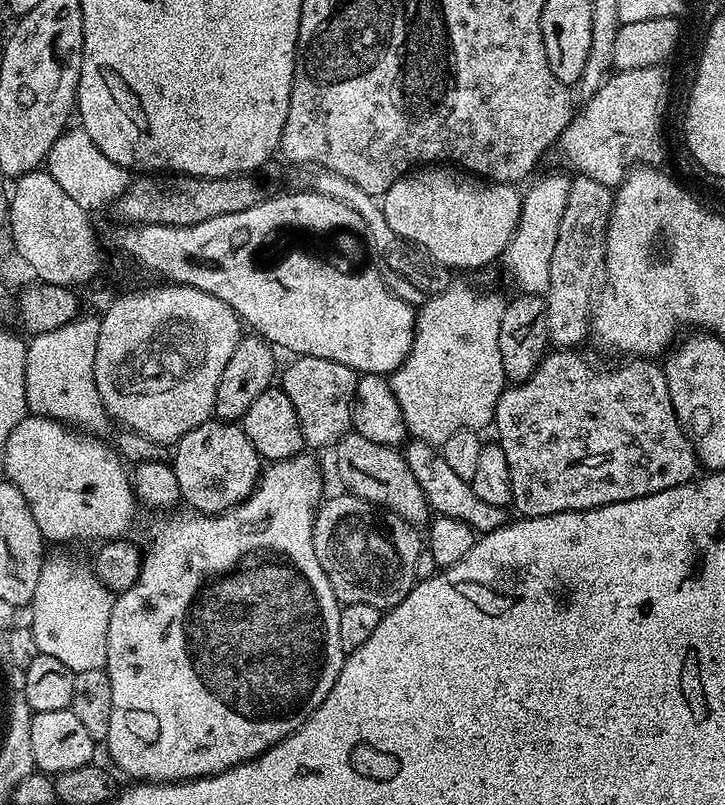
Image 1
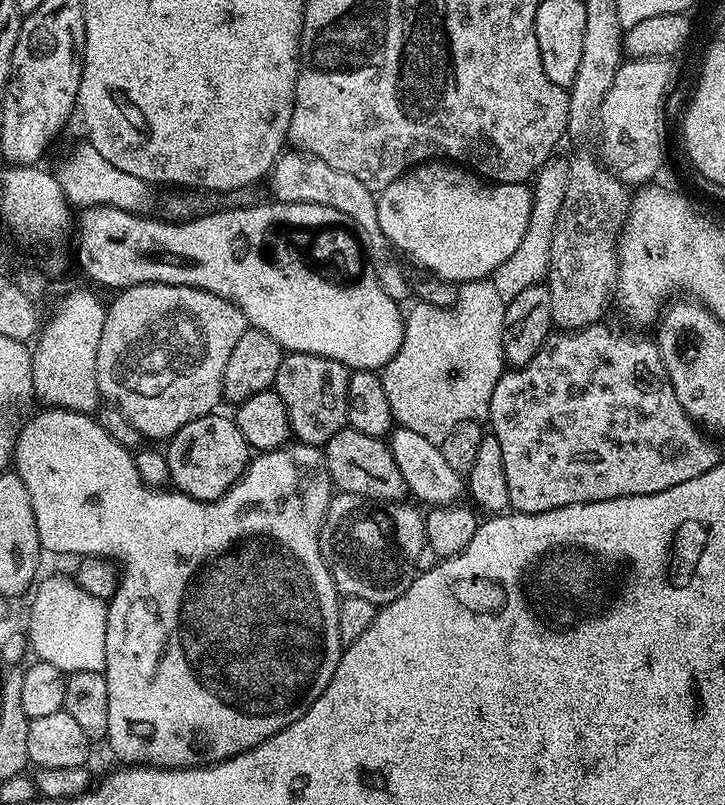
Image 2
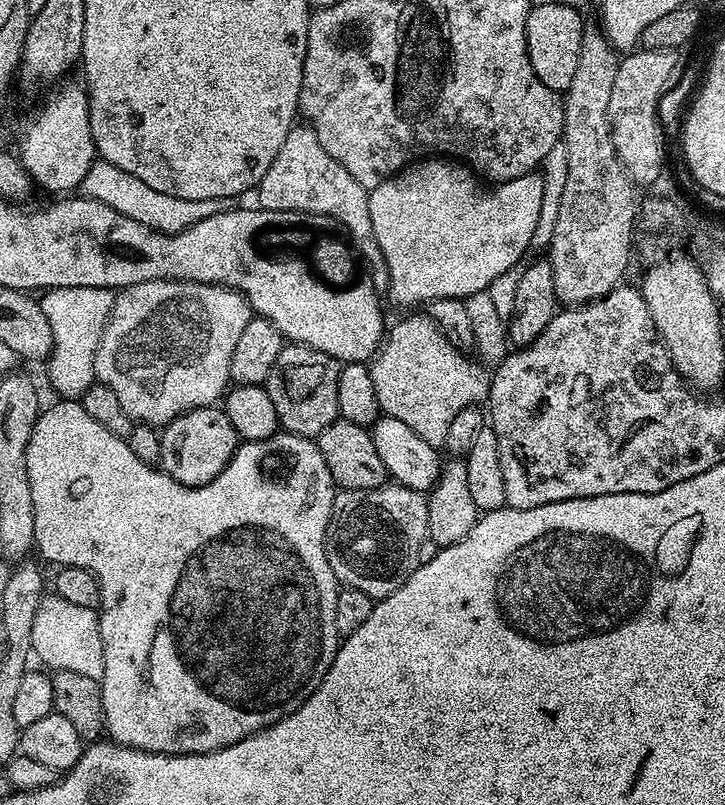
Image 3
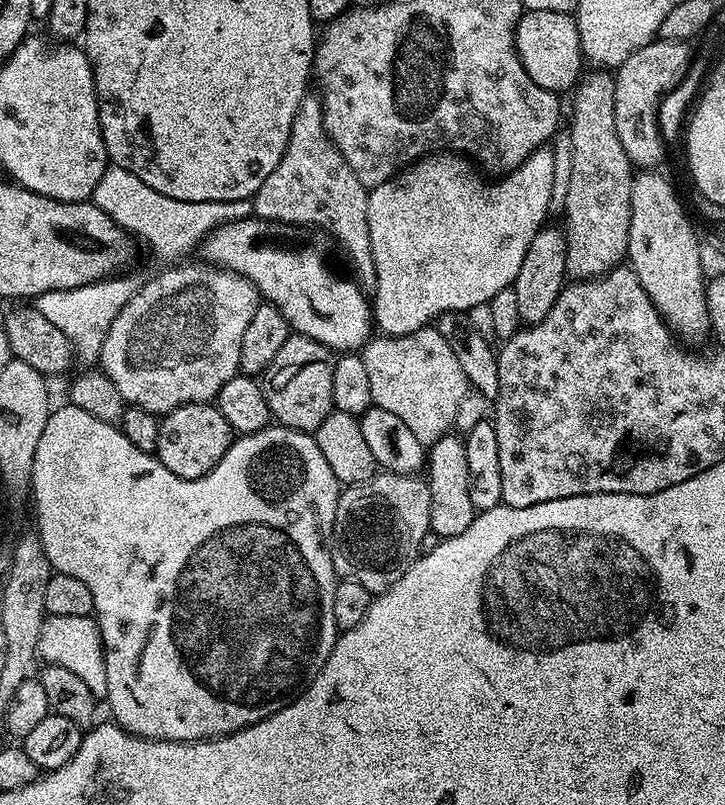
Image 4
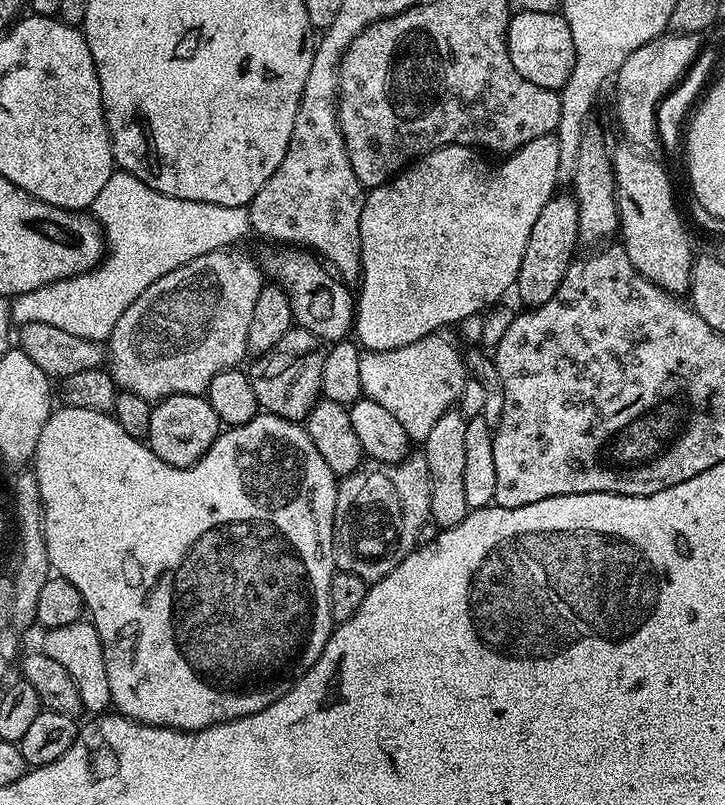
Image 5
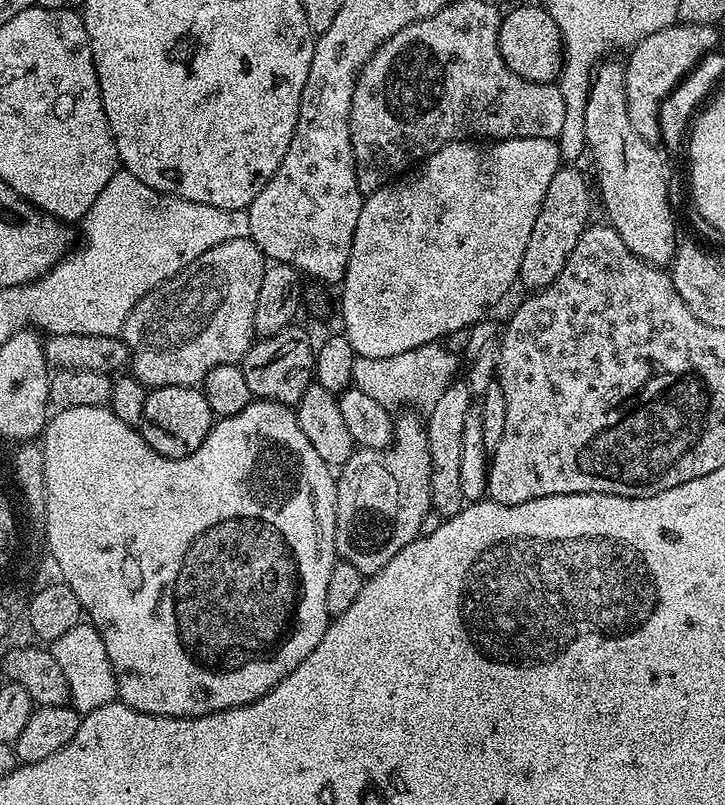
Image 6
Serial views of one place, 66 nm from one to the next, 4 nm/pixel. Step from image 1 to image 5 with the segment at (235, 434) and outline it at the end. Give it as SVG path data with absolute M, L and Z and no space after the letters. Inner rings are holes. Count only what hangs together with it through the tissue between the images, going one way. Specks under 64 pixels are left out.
M174 394L164 400L157 400L151 405L149 432L146 437L148 449L162 462L175 468L188 468L204 457L212 443L219 438L222 425L214 406L204 396Z

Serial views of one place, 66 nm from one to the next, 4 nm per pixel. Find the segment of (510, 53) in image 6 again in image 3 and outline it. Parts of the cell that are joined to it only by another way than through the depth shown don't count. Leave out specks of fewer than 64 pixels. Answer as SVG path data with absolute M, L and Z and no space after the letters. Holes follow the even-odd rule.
M535 5L528 15L526 22L526 46L530 54L530 66L534 66L534 74L545 86L550 86L550 90L558 93L565 93L574 79L574 70L578 70L578 50L582 50L582 34L586 27L581 9L571 8L568 5Z

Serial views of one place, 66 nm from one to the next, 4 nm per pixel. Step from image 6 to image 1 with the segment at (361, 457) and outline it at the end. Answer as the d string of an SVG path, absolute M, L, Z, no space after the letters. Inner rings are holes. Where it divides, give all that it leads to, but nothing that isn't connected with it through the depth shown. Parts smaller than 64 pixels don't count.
M329 495L316 510L312 521L312 541L318 562L326 578L330 578L330 586L341 605L370 602L370 606L378 606L381 610L398 606L398 602L402 602L402 598L410 594L412 585L418 580L414 574L414 561L422 549L421 533L419 536L416 533L419 531L413 525L407 524L393 512L381 510L360 496L343 495Z

